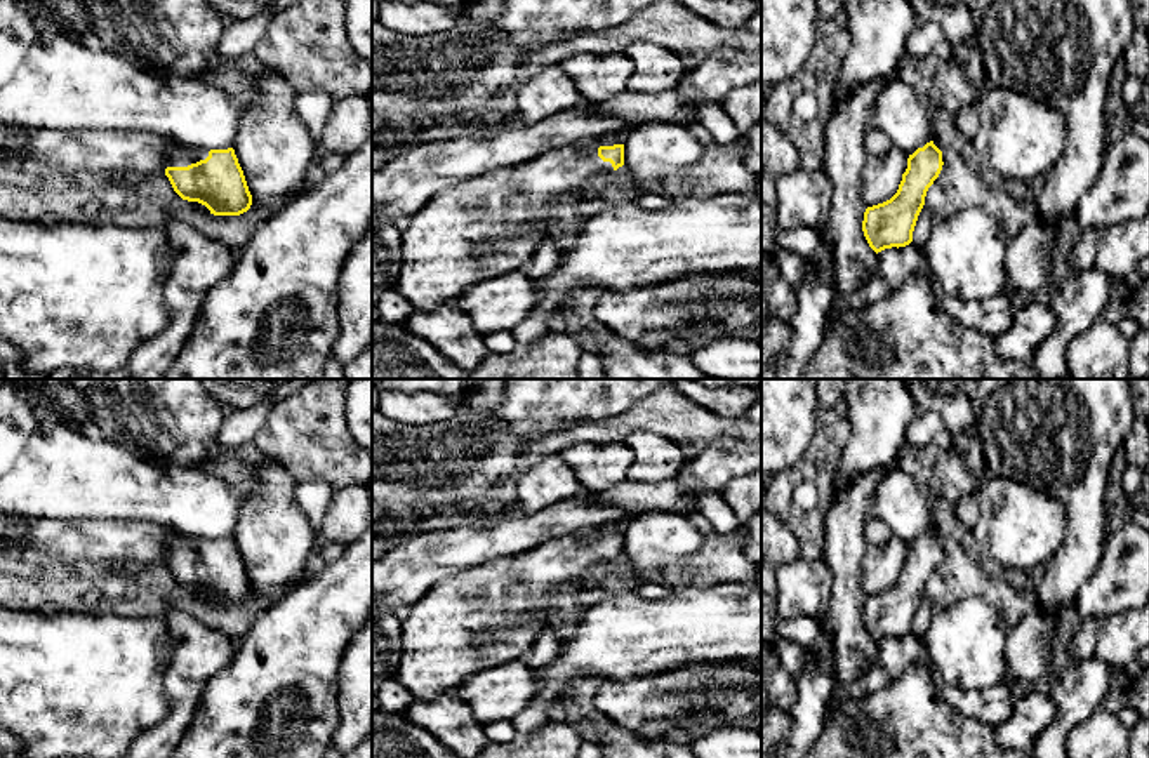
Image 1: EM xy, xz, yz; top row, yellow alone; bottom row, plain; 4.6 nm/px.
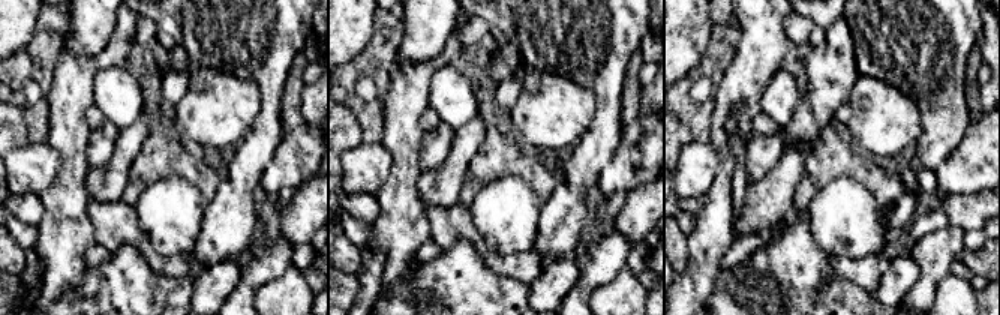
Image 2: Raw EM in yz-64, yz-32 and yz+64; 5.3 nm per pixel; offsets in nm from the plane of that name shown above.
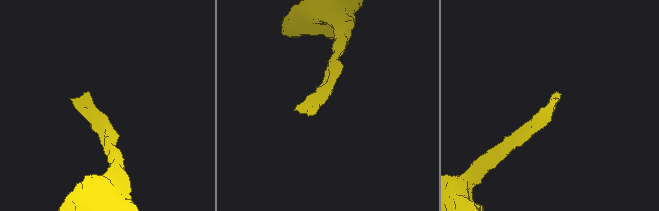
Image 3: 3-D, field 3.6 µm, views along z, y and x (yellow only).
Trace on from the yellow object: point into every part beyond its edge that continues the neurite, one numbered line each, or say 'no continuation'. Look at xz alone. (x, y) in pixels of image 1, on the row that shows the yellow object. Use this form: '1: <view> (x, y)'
1: xz (487, 226)

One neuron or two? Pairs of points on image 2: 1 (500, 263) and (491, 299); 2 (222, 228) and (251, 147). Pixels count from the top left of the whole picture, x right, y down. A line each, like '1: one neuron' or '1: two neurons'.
1: two neurons
2: one neuron

